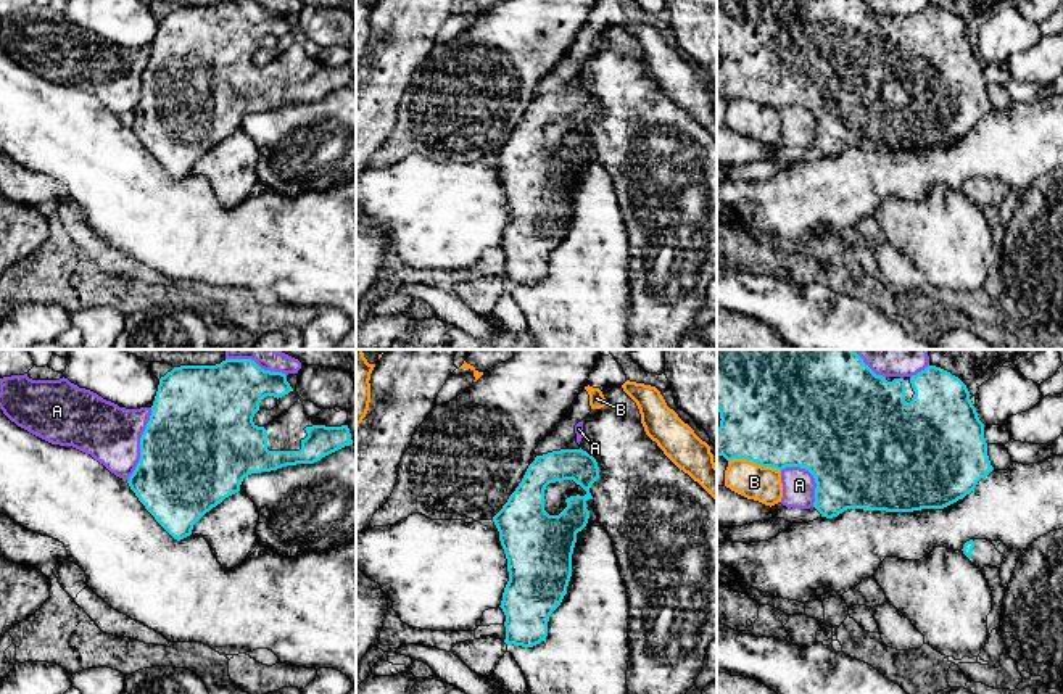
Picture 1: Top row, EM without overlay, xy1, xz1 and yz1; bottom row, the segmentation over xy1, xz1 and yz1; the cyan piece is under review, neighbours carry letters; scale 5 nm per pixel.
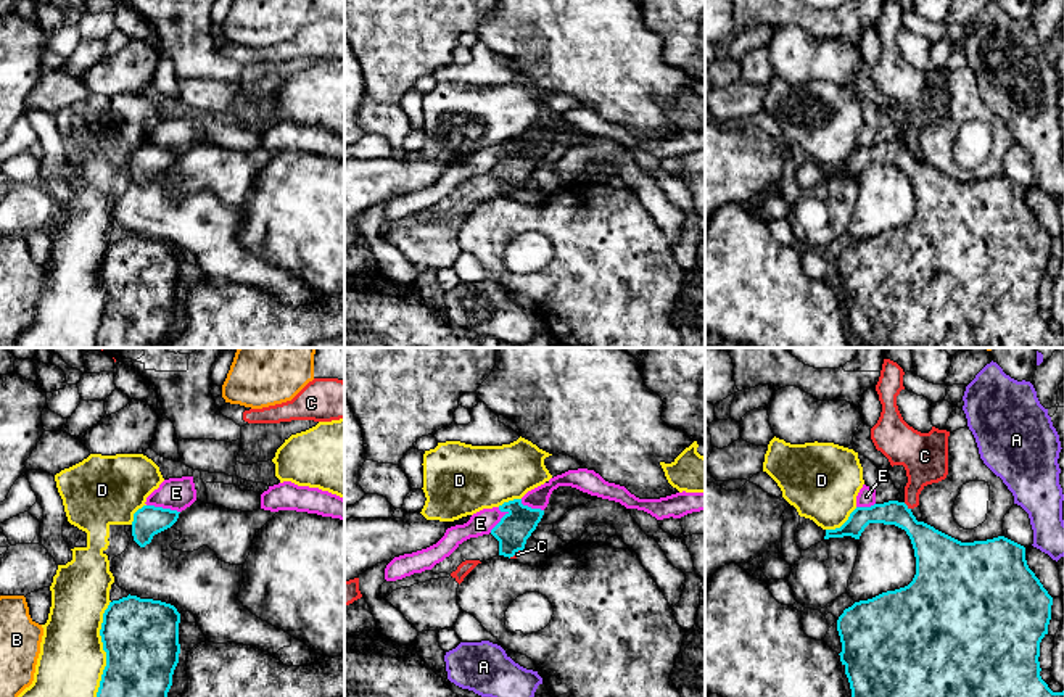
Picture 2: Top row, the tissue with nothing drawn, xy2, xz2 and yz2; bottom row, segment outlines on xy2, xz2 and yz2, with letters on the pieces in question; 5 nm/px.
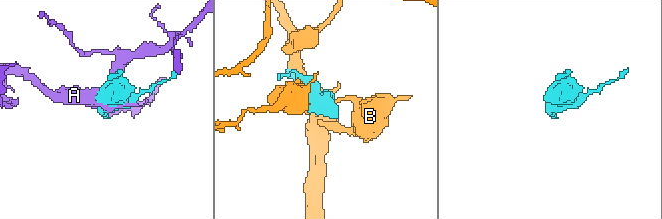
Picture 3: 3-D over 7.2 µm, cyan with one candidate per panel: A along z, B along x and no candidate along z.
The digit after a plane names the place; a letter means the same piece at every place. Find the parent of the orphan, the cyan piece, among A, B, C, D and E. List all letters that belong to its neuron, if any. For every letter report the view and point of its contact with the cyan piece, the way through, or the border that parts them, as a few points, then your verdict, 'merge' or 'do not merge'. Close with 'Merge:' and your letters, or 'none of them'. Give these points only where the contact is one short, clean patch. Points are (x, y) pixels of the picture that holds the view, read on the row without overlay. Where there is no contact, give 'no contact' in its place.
A: xy1 (140, 84) | do not merge
B: yz1 (754, 100) | do not merge
C: yz2 (907, 145) | along yz2 (903, 142), (910, 148) | do not merge
D: xy2 (107, 293) | do not merge
E: xy2 (161, 147) | along xy2 (147, 144), (179, 152) | do not merge
Merge: none of them

